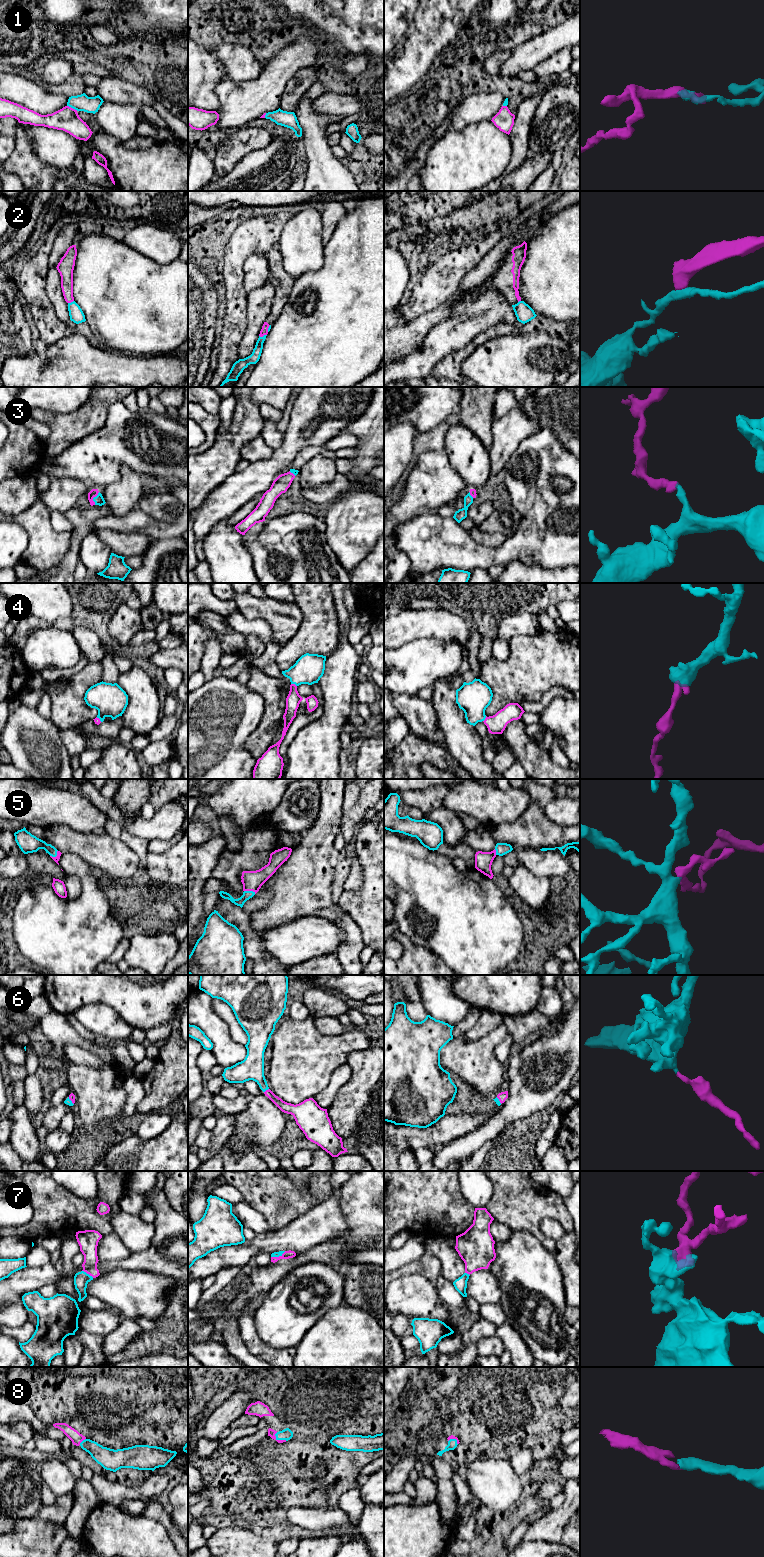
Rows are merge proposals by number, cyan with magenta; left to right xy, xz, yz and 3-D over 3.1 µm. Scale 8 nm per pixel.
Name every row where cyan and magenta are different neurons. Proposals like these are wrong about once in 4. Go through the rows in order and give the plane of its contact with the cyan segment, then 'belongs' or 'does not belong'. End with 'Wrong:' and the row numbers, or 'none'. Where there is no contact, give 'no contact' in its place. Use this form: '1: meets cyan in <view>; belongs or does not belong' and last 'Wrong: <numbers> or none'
1: meets cyan in xy; belongs
2: meets cyan in xz; does not belong
3: meets cyan in xy; belongs
4: meets cyan in xz; belongs
5: meets cyan in xz; belongs
6: meets cyan in xz; belongs
7: meets cyan in xy; belongs
8: meets cyan in xz; belongs
Wrong: 2

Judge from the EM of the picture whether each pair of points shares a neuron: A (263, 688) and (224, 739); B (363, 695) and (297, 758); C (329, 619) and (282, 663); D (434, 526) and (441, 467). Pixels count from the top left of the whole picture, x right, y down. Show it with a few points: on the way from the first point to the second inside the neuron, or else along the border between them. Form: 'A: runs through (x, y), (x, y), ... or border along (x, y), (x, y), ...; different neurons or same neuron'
A: border along (246, 684), (264, 701), (262, 717); different neurons
B: border along (356, 685), (354, 698); different neurons
C: runs through (317, 631), (294, 651); same neuron
D: border along (436, 511), (422, 511), (413, 518); different neurons

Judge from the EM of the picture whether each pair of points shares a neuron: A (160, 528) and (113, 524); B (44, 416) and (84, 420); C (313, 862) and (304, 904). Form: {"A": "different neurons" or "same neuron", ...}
{"A": "same neuron", "B": "same neuron", "C": "same neuron"}

